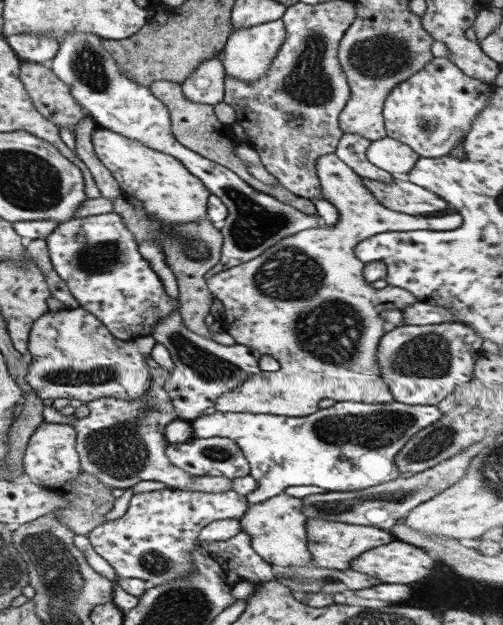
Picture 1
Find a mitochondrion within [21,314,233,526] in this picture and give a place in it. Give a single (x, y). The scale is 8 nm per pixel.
(120, 450)

